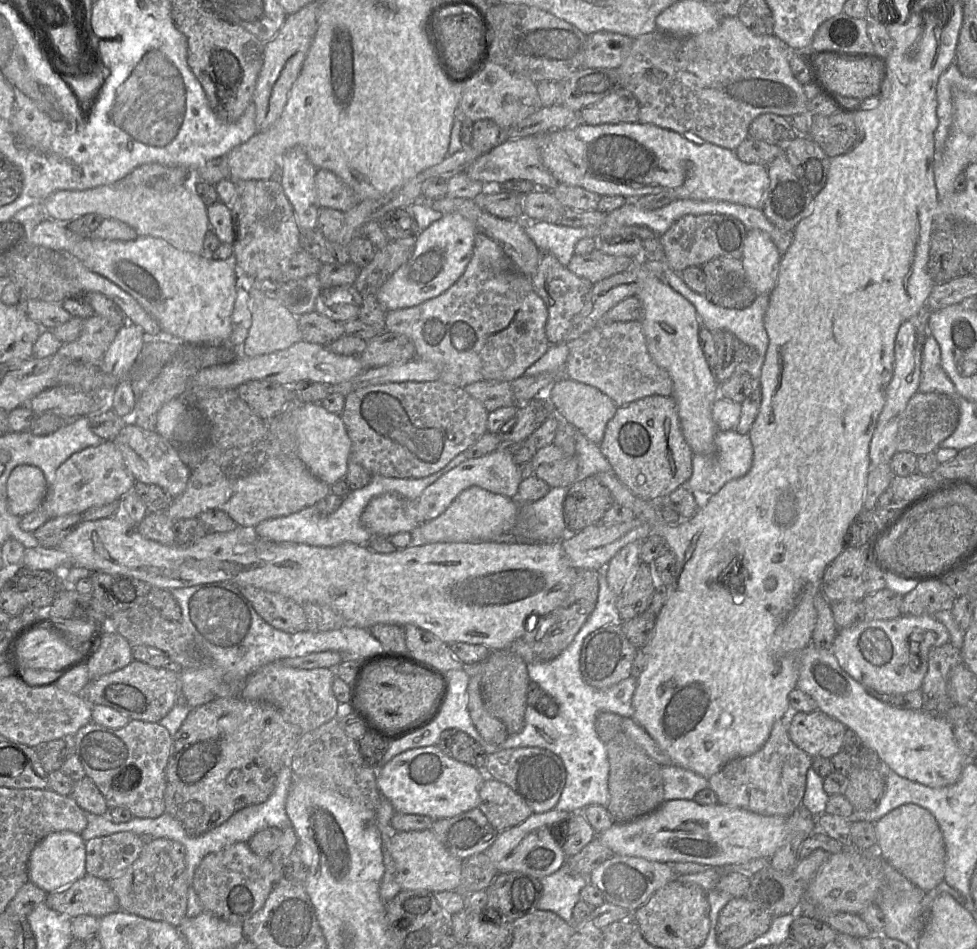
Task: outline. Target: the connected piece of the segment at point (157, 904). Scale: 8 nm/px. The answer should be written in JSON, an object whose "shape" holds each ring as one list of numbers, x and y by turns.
{"shape":[[157,838,144,846,139,858,127,869,108,880,109,886,116,894,120,910,156,921,165,921,175,927,188,918,188,883,185,847,174,840]]}

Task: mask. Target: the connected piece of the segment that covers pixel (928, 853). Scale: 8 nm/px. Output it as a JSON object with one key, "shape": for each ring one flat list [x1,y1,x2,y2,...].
{"shape":[[903,804,879,819,875,824,877,850,892,867,915,886,933,891,944,881,946,848,944,838,934,816,925,808]]}

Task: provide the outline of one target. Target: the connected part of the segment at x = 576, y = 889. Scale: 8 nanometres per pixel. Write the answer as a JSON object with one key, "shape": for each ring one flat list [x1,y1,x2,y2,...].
{"shape":[[566,863,555,873,539,879,542,885,542,895,539,899,537,910,551,911,568,923,573,922,573,908,580,900,581,890,589,883,588,876,575,875,569,871]]}

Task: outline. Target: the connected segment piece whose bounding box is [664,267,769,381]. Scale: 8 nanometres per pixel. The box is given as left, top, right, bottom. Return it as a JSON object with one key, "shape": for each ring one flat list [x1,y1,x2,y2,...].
{"shape":[[669,267,665,268,664,282,694,306,703,327,707,328,711,333,719,331,731,332,746,346,746,359,740,363,738,371,749,373,754,381,759,380,769,344,769,338,764,326,764,315,768,308,769,295,757,295,753,303,745,309,729,309,717,306,705,295,692,291,682,280,680,274]]}

